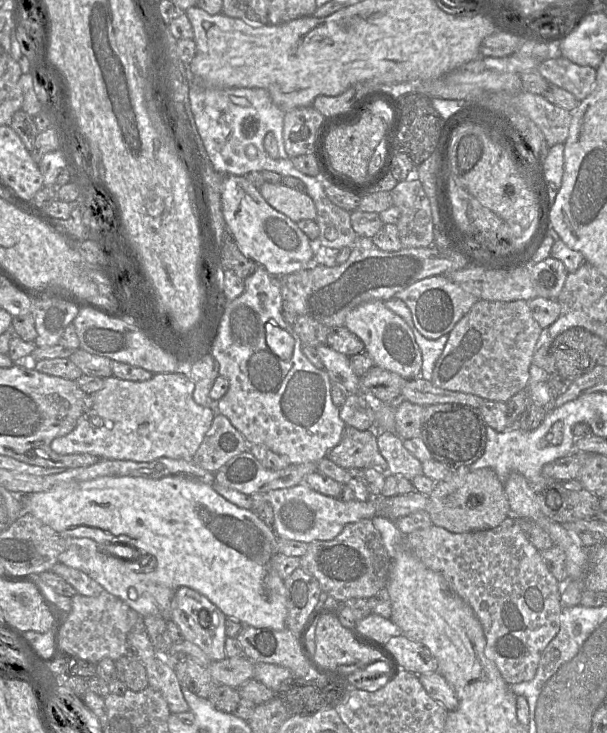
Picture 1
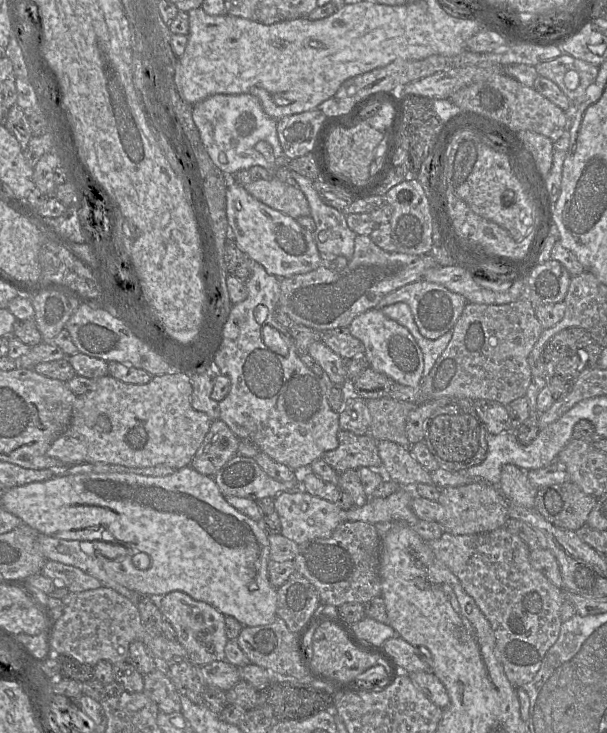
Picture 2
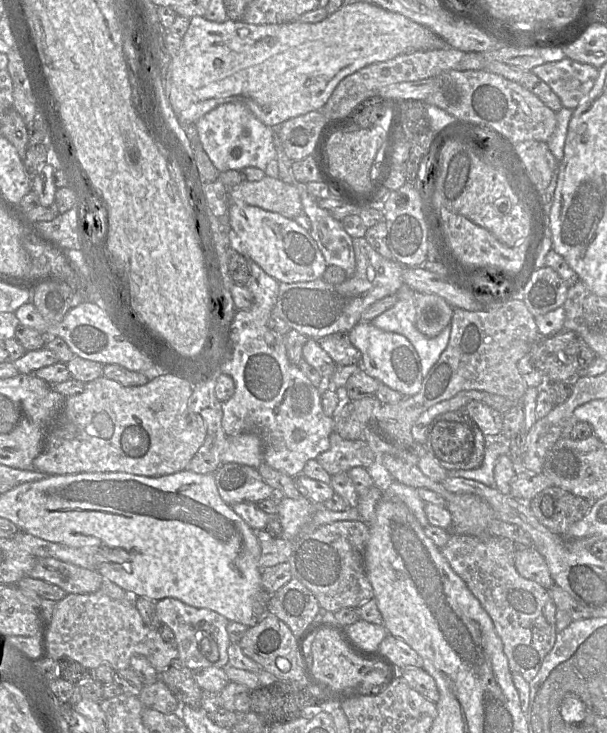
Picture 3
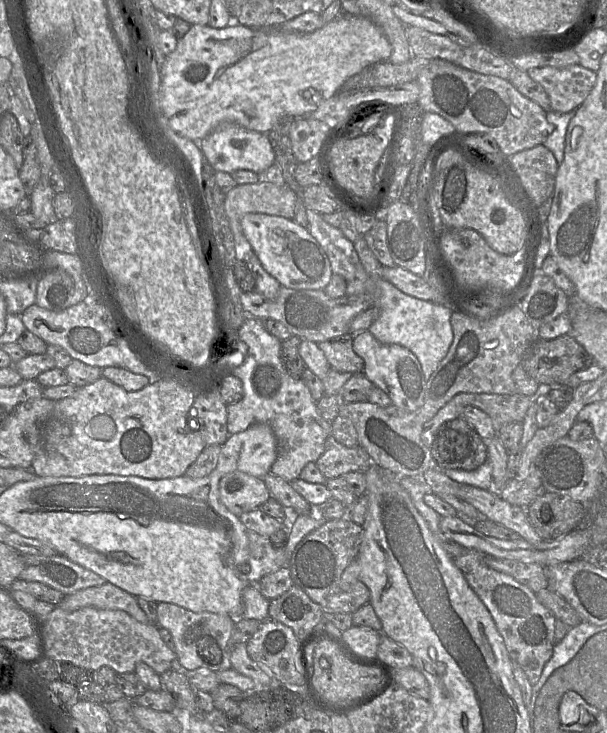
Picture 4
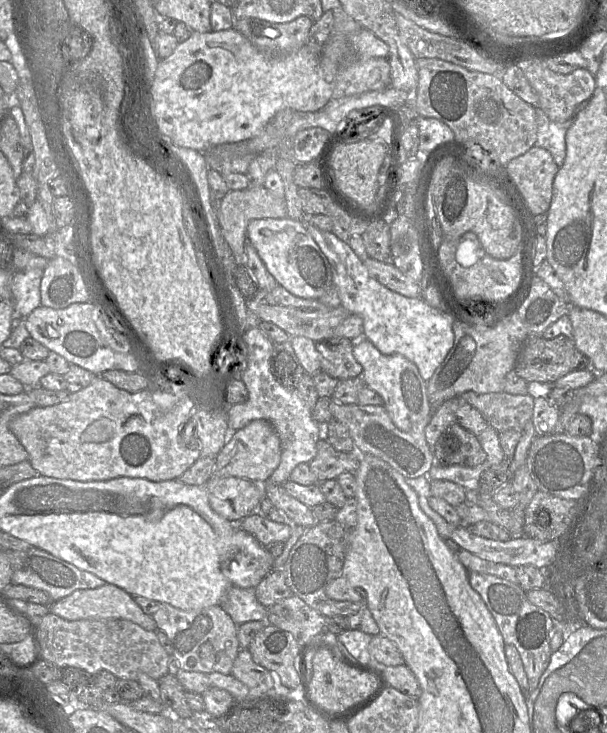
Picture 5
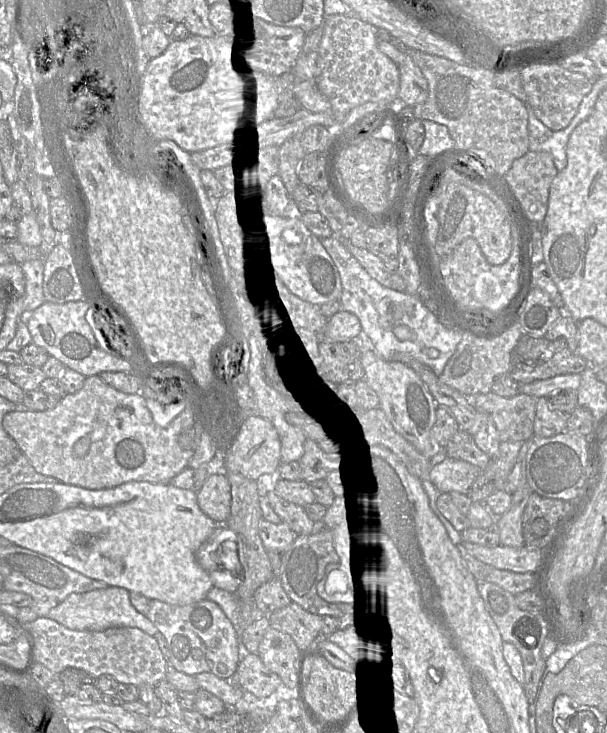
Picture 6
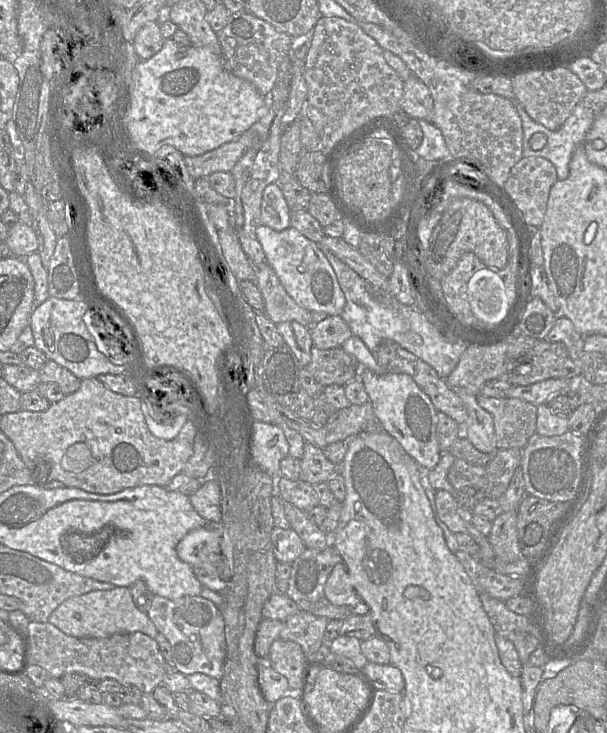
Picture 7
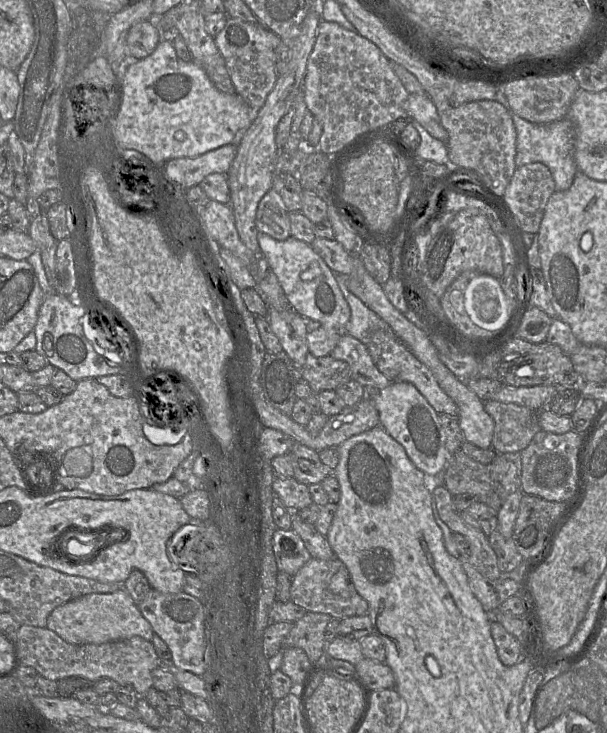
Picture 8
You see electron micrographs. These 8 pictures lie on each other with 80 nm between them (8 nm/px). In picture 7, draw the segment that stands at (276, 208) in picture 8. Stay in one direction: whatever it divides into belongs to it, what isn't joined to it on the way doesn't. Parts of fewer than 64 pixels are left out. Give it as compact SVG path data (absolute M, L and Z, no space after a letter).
M279 183L266 186L261 202L261 224L276 231L290 227L291 211L283 196Z

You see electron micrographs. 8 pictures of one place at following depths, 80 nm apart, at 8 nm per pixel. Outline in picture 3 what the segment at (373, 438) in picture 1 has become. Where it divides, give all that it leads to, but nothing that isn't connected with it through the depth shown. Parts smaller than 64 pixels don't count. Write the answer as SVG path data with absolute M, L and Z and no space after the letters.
M337 432L330 435L330 448L316 460L331 475L348 472L353 467L370 468L376 461L376 454L363 439L348 440Z

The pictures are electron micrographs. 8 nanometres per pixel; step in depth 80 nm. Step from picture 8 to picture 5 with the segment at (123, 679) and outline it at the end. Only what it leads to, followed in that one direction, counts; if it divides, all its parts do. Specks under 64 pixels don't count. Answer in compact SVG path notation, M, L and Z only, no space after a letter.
M49 612L40 622L34 624L35 639L39 649L39 659L46 660L58 668L75 667L83 669L91 675L106 670L117 679L137 680L139 672L143 672L155 680L168 674L170 655L160 644L155 631L147 631L139 625L125 619L81 619L69 621Z

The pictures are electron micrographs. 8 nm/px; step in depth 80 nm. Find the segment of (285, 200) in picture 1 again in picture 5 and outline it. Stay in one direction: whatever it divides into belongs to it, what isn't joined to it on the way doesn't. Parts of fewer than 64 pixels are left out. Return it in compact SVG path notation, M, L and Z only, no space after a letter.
M264 186L230 190L221 200L220 208L218 208L218 220L222 235L234 255L237 266L246 266L247 226L249 222L254 219L286 217L285 198L273 195Z

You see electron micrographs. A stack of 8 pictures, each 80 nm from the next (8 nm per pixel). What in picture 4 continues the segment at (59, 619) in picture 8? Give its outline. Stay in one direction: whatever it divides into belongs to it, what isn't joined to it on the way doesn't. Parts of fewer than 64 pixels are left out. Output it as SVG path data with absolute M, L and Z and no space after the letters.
M108 581L101 586L93 586L64 595L58 606L67 612L83 607L122 610L143 624L152 624L139 607L135 596Z

